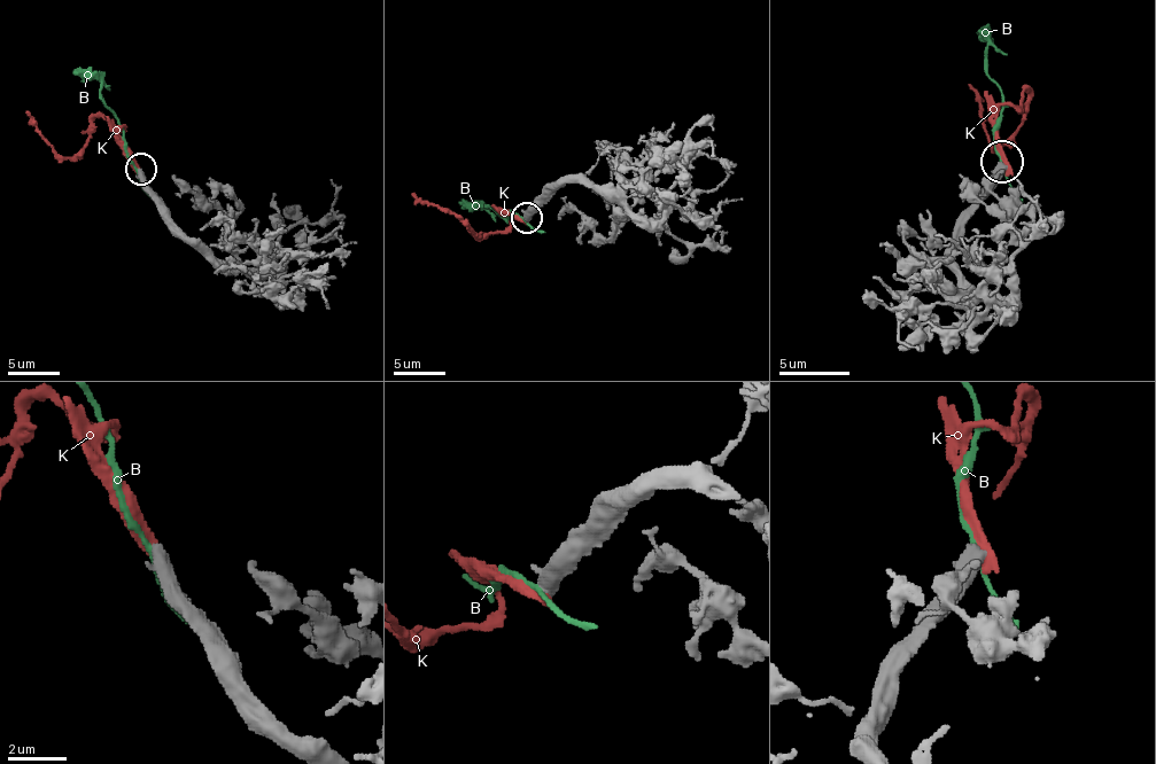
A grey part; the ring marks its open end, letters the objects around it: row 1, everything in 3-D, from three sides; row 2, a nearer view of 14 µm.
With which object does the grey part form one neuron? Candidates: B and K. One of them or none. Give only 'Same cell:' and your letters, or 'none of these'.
Same cell: none of these

